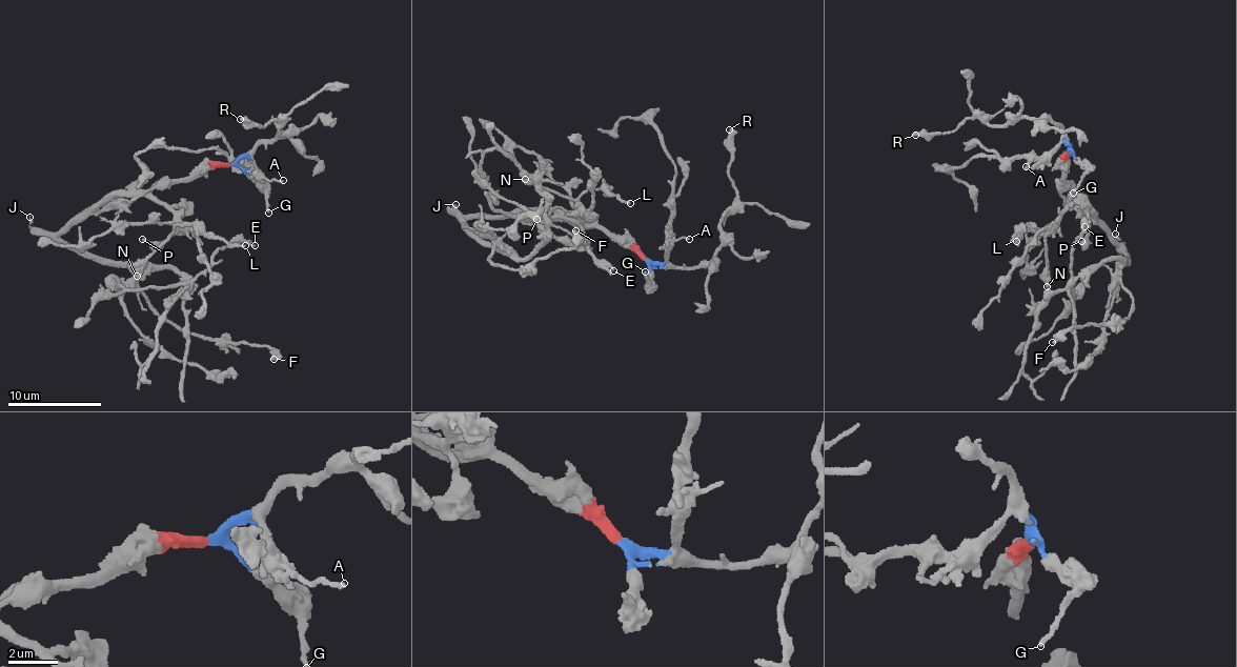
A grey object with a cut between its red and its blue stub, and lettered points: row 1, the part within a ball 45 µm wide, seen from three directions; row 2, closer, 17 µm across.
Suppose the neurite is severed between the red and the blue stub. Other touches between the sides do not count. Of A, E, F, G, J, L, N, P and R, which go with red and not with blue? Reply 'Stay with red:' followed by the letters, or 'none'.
Stay with red: E, F, J, L, N, P

